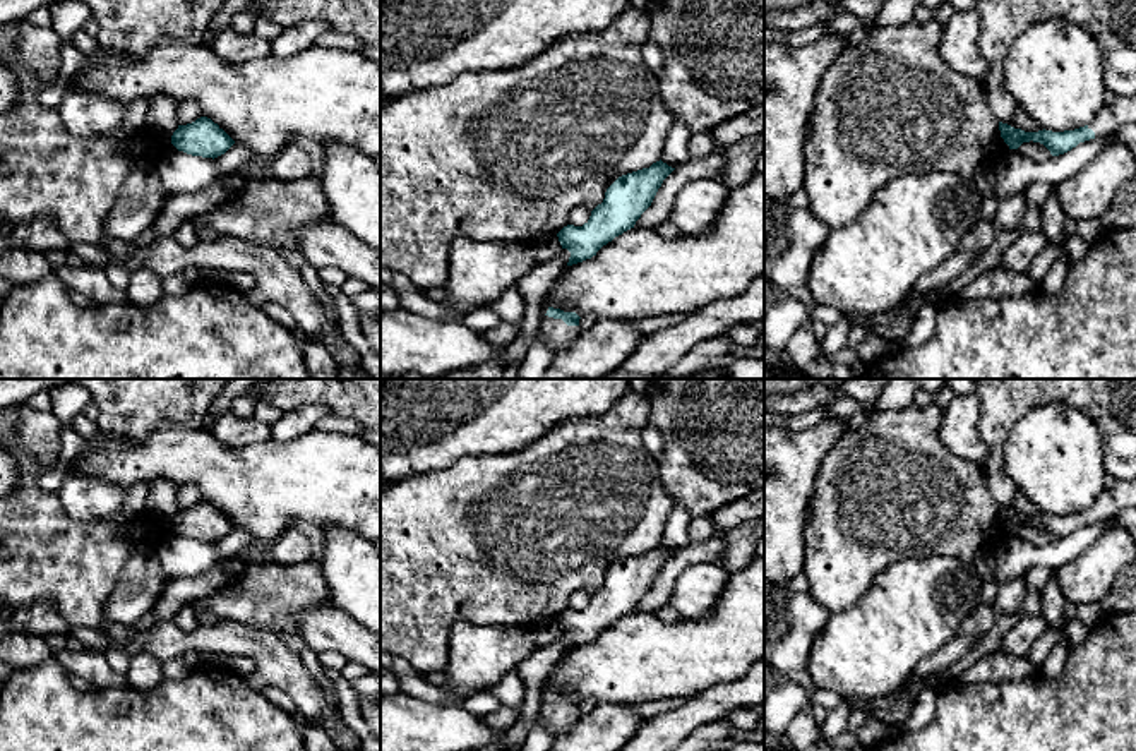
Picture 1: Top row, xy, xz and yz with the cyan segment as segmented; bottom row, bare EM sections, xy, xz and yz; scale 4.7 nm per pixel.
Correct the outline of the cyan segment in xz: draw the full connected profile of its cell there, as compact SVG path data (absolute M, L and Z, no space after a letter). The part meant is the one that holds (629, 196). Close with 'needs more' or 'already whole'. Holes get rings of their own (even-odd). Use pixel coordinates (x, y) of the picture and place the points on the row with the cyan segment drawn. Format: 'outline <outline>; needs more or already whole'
outline M660 159L649 168L619 177L583 226L567 225L557 233L562 249L571 252L567 266L591 259L603 245L634 228L673 170Z; already whole

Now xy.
outline M200 117L192 123L178 125L171 144L187 154L214 159L224 154L235 141L211 118Z; already whole

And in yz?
outline M1115 96L1112 103L1105 103L1088 125L1074 130L1052 132L1043 129L1038 132L1025 132L1002 122L999 122L999 130L1009 149L1018 149L1023 142L1033 141L1043 144L1052 156L1059 156L1079 142L1114 135L1127 123L1136 123L1136 96Z; needs more

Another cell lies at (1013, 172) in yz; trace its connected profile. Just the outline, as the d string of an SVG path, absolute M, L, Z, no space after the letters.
M1112 135L1095 137L1042 163L1025 158L1016 149L1009 149L992 163L994 194L999 199L1006 199L1023 194L1035 182L1047 182L1057 187L1086 166L1103 147L1114 144Z

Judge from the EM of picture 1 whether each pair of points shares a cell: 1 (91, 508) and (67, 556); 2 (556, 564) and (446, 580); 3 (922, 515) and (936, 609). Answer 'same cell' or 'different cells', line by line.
1: different cells
2: same cell
3: different cells

